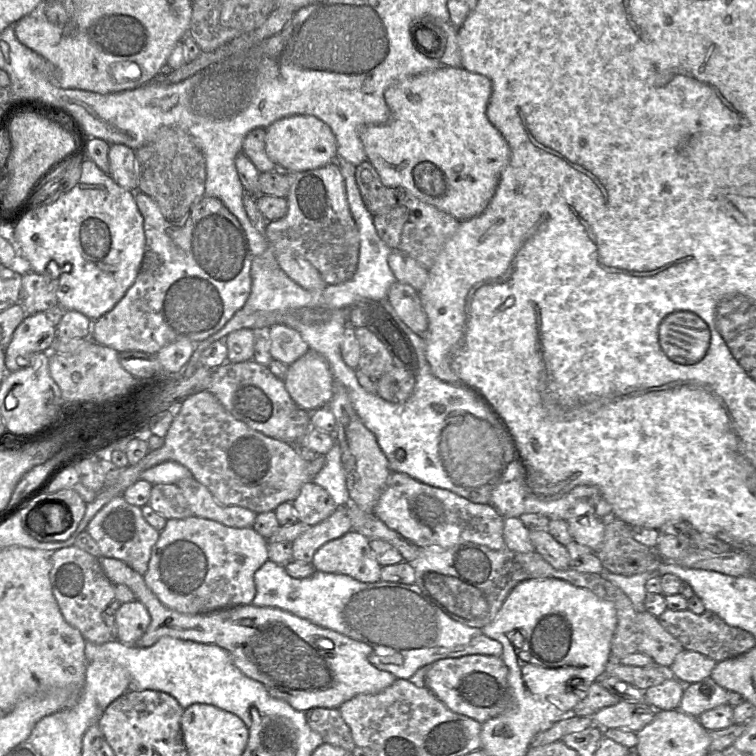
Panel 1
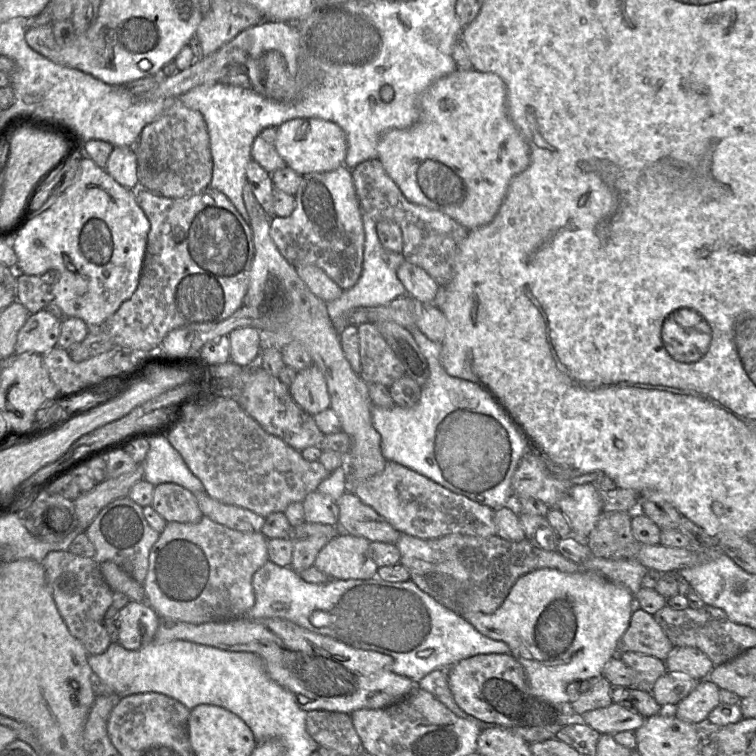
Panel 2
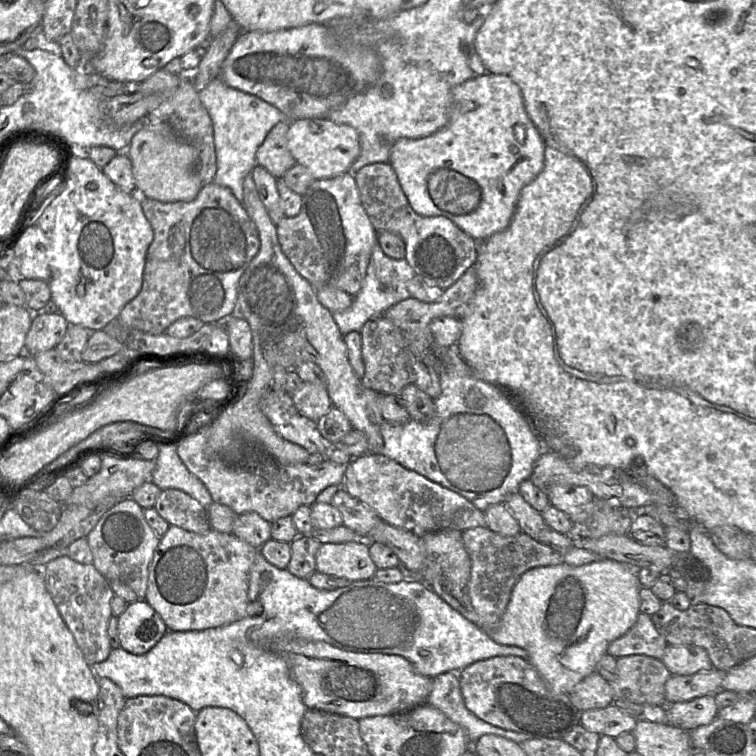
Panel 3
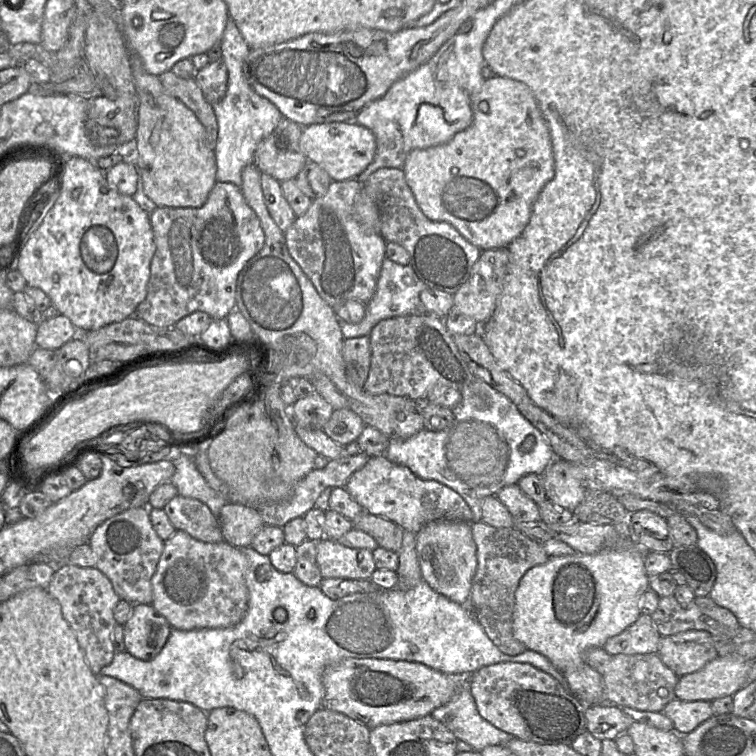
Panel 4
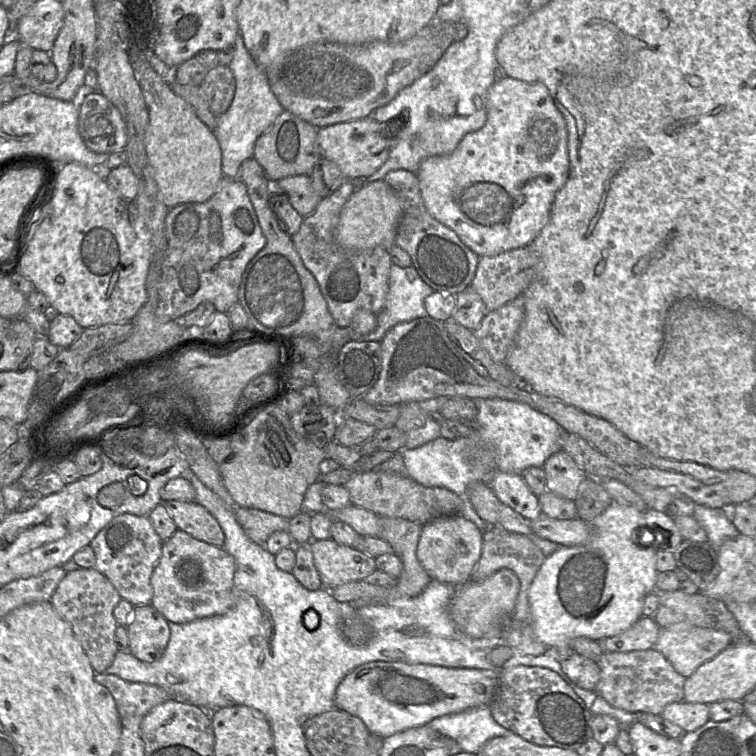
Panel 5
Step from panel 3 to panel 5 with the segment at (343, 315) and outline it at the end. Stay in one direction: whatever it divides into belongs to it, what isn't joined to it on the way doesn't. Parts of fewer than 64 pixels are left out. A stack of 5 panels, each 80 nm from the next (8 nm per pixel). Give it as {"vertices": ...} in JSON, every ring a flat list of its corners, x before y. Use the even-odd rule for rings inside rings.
{"vertices":[[392,264,385,305,376,315,376,329,369,334,359,335,349,326,351,340,380,343,387,331,396,324,427,316,424,300,433,292,434,289,423,281,414,266,400,267]]}

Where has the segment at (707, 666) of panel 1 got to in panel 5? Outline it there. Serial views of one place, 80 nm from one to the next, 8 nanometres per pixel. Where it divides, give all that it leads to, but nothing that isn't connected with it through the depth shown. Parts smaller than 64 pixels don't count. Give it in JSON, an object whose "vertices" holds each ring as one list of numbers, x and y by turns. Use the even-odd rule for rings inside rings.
{"vertices":[[692,627,681,631,661,629,653,648,687,678,730,645,731,638,726,632]]}

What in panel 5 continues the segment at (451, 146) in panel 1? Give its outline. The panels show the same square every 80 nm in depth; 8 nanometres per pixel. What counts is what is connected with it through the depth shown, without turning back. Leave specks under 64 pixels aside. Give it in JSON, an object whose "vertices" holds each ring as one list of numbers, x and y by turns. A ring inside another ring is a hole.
{"vertices":[[511,77,497,79,488,90,485,125,466,134,451,154,423,160,416,175,429,213,455,231,479,257,526,247,547,224,555,195,569,177,565,119,544,84]]}

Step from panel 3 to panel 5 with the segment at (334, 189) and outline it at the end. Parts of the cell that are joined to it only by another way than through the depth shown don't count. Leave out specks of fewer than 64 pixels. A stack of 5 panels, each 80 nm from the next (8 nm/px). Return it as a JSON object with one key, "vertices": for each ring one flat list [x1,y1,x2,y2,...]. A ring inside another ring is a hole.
{"vertices":[[351,180,344,182,332,194,322,198,313,213,304,217,299,231,291,236,297,253,317,280,328,310,339,327,349,327,359,309,367,309,376,315,383,309,393,264,386,248,346,250,335,241,334,232,340,212,356,189]]}

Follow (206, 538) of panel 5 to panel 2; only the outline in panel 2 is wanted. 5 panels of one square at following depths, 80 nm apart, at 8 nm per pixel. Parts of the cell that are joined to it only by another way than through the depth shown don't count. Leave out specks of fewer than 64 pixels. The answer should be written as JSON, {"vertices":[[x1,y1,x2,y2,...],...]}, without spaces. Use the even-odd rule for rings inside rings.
{"vertices":[[175,483,157,485,150,506,167,522,196,523,203,517,194,494]]}

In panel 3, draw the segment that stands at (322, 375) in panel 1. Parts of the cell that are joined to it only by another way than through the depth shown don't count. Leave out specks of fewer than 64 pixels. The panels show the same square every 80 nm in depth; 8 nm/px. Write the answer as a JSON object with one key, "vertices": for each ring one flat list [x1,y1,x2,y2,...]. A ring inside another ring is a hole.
{"vertices":[[304,382,302,387,292,394,298,412,317,422,332,407,326,386]]}

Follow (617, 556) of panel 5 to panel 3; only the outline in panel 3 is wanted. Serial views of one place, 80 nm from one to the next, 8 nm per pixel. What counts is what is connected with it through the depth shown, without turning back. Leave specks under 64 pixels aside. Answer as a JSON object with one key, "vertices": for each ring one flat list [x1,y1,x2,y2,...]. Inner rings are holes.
{"vertices":[[608,558,581,566,562,563,532,568,515,584,499,626,488,635,497,644,524,649,528,661,548,687,556,694,569,694,578,682,596,671,596,665,607,653,608,645,623,636,636,622,642,588,637,574,639,568]]}

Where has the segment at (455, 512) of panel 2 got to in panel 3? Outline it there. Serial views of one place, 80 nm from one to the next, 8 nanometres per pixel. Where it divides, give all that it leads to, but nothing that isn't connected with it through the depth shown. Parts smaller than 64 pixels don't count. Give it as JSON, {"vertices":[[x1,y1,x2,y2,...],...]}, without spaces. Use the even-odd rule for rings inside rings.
{"vertices":[[383,453,352,457,347,464,342,488,374,510,383,521,418,537,440,530,463,532,471,528,487,527,485,512,465,497,405,468]]}

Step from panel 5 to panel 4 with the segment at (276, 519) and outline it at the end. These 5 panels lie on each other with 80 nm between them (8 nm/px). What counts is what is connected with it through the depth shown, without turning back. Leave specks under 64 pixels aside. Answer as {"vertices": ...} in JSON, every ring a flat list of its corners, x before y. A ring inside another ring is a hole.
{"vertices":[[226,503,218,516,223,540,238,548,250,547,254,537,266,525,250,505]]}

